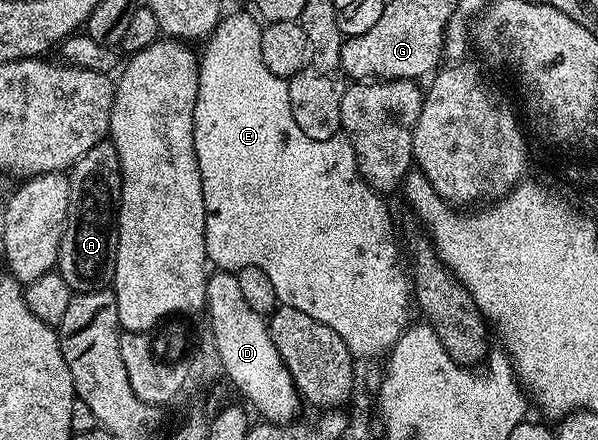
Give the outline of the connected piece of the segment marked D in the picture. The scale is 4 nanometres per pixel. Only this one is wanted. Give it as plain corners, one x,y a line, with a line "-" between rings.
216,270
209,275
206,286
207,316
207,327
218,348
226,379
264,415
261,417
267,423
287,424
297,419
299,412
296,411
302,405
302,397
296,391
296,383
290,370
286,370
283,358
278,350
274,350
274,342
270,342
267,319
250,310
246,298
242,298
236,273

